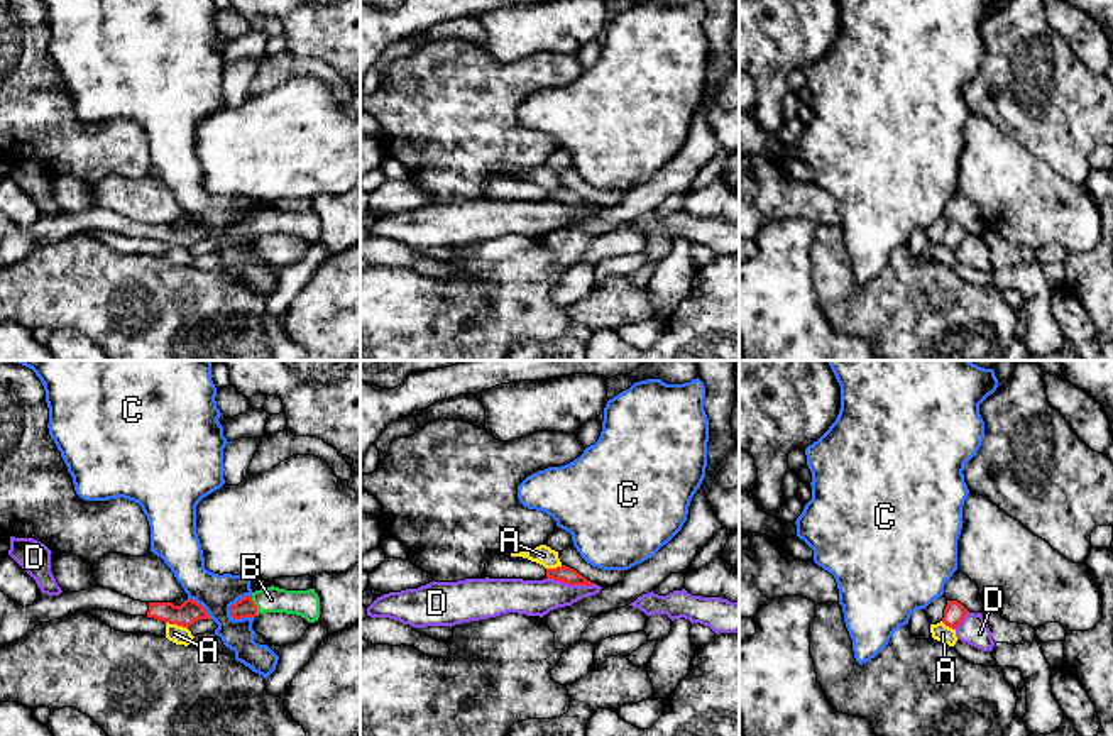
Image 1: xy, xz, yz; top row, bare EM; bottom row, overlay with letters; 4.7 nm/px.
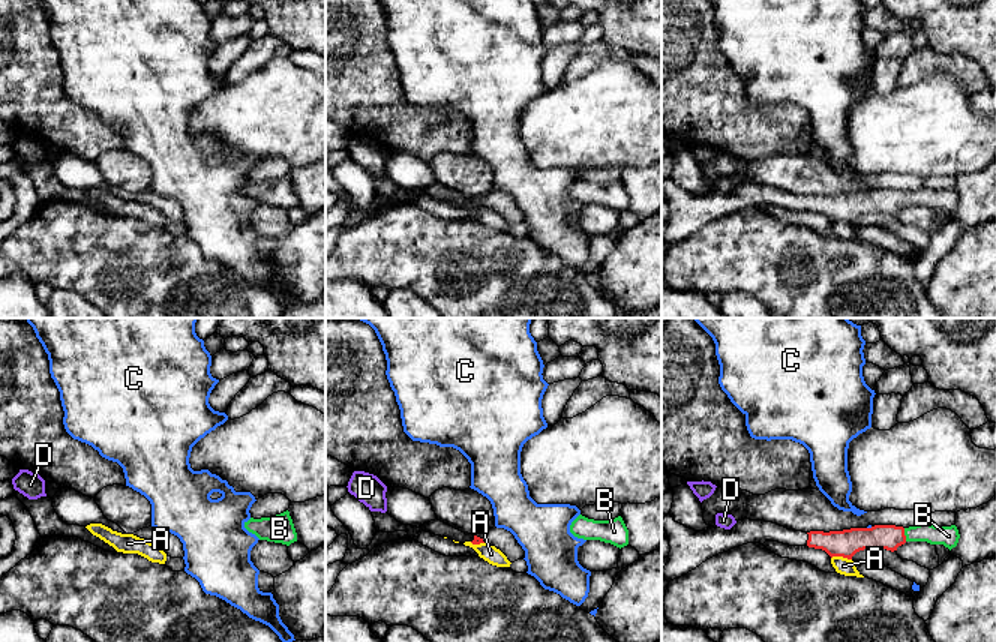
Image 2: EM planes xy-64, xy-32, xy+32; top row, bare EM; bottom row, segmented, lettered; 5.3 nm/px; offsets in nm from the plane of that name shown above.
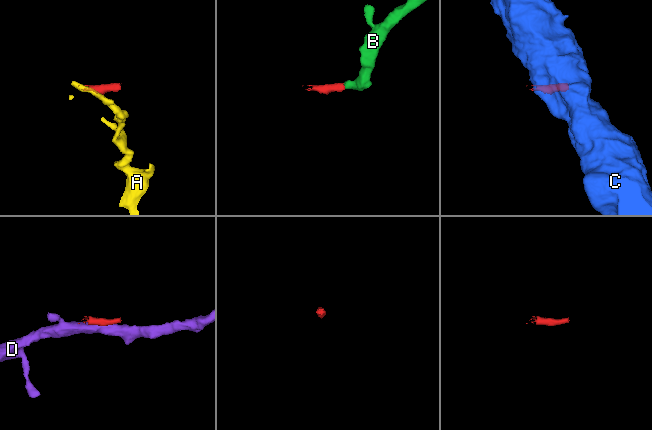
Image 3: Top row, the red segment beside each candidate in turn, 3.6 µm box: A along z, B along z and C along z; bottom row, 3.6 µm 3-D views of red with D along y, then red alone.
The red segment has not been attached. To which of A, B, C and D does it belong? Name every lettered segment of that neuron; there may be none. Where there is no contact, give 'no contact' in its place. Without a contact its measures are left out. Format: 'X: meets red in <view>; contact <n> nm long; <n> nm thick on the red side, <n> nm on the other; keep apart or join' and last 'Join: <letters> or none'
A: meets red in xy; contact 110 nm long; 110 nm thick on the red side, 90 nm on the other; keep apart
B: meets red in xy; contact 110 nm long; 90 nm thick on the red side, 130 nm on the other; join
C: meets red in xy; contact 160 nm long; 90 nm thick on the red side, 180 nm on the other; keep apart
D: meets red in xz; contact 260 nm long; 80 nm thick on the red side, 180 nm on the other; keep apart
Join: B

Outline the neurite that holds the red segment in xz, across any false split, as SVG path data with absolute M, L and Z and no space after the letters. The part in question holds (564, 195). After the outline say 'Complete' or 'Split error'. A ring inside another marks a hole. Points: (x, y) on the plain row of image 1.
M567 186L546 189L546 200L560 201L568 206L597 206Z. Complete

